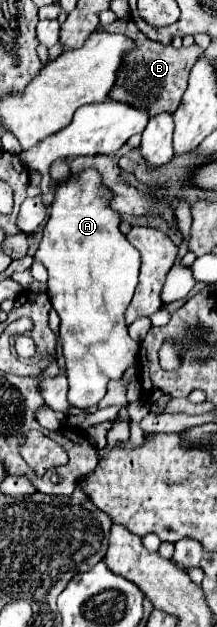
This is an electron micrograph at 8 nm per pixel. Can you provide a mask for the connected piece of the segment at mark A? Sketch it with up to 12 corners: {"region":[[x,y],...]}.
{"region":[[95,169],[55,189],[35,251],[73,407],[139,359],[139,251]]}

